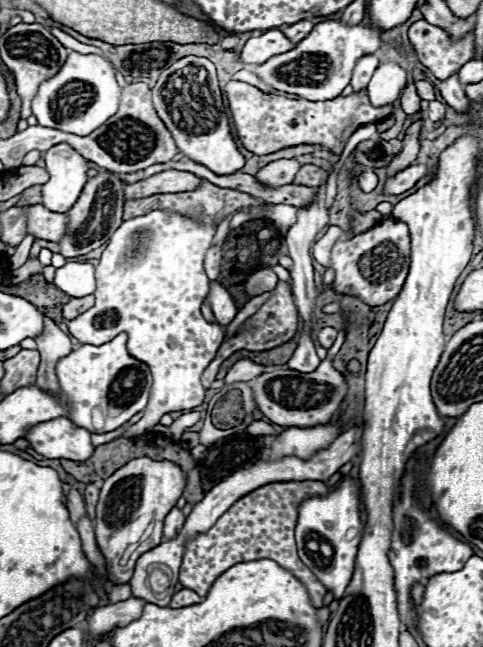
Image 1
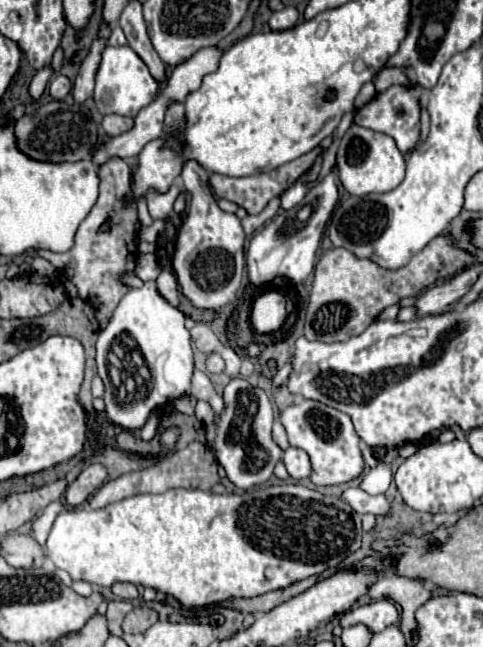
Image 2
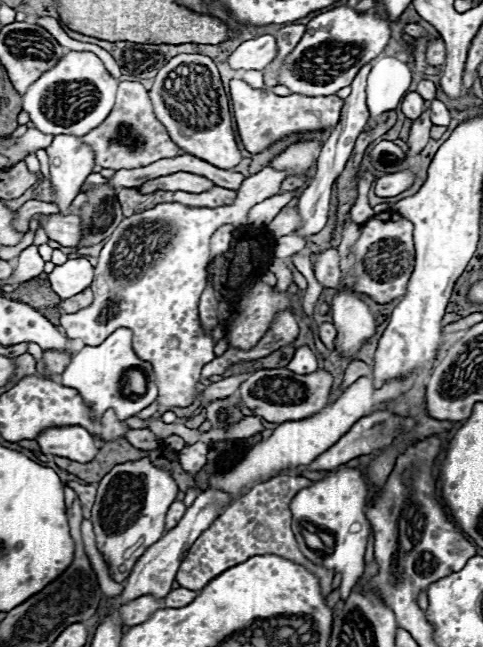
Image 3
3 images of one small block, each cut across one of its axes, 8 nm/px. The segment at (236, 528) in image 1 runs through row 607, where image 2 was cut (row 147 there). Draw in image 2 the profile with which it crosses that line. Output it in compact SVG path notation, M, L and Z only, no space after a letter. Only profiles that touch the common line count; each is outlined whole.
M316 146L314 150L302 154L300 158L296 158L296 160L292 160L292 162L288 162L288 164L282 164L280 168L276 168L276 170L272 170L272 172L262 172L262 174L244 176L244 178L230 178L230 176L214 174L214 172L212 172L212 174L210 174L210 188L212 188L212 192L214 192L216 198L230 200L230 202L238 204L240 208L244 208L248 214L260 214L260 212L268 206L268 202L270 202L272 198L278 198L278 196L280 196L284 190L288 190L302 174L306 174L306 172L312 168L312 164L314 164L314 160L316 160L316 156L318 156L320 152L322 152L322 148Z

